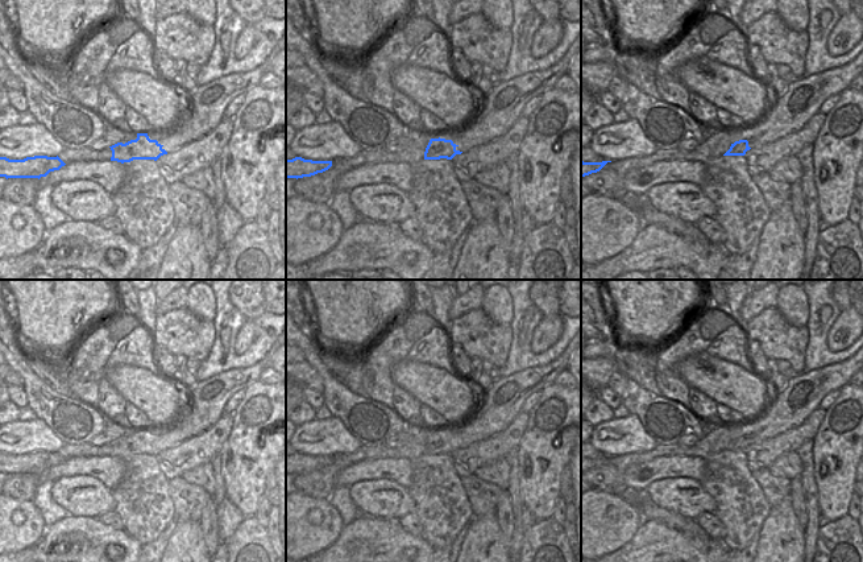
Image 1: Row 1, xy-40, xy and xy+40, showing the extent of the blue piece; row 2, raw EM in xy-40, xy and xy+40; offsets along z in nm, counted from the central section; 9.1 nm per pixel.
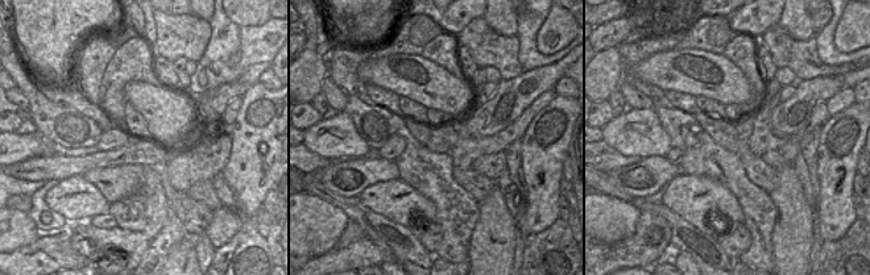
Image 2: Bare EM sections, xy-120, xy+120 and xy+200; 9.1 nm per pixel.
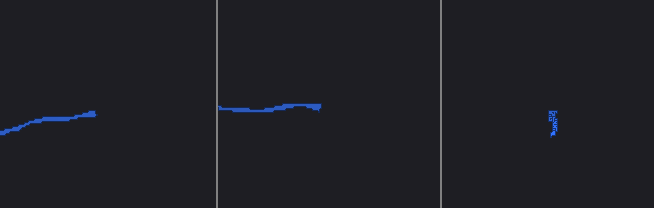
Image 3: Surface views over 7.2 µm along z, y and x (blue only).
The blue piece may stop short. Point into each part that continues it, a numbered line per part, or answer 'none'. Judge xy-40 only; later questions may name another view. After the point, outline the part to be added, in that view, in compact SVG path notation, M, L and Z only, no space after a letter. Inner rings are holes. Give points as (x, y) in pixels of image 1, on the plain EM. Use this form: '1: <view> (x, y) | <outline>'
1: xy-40 (207, 399) | M286 327L270 351L260 361L246 368L233 368L217 376L199 381L190 389L188 404L179 417L165 426L148 429L167 449L209 430L223 416L227 401L250 383L258 381L261 372L271 367L274 354L286 343Z

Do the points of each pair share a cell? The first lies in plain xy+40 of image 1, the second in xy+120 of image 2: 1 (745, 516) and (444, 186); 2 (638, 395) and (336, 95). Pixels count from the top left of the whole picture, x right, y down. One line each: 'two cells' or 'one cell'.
1: one cell
2: two cells

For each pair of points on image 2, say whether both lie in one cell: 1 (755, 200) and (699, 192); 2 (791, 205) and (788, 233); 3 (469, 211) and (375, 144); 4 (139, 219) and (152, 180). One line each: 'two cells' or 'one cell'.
1: two cells
2: one cell
3: one cell
4: one cell

